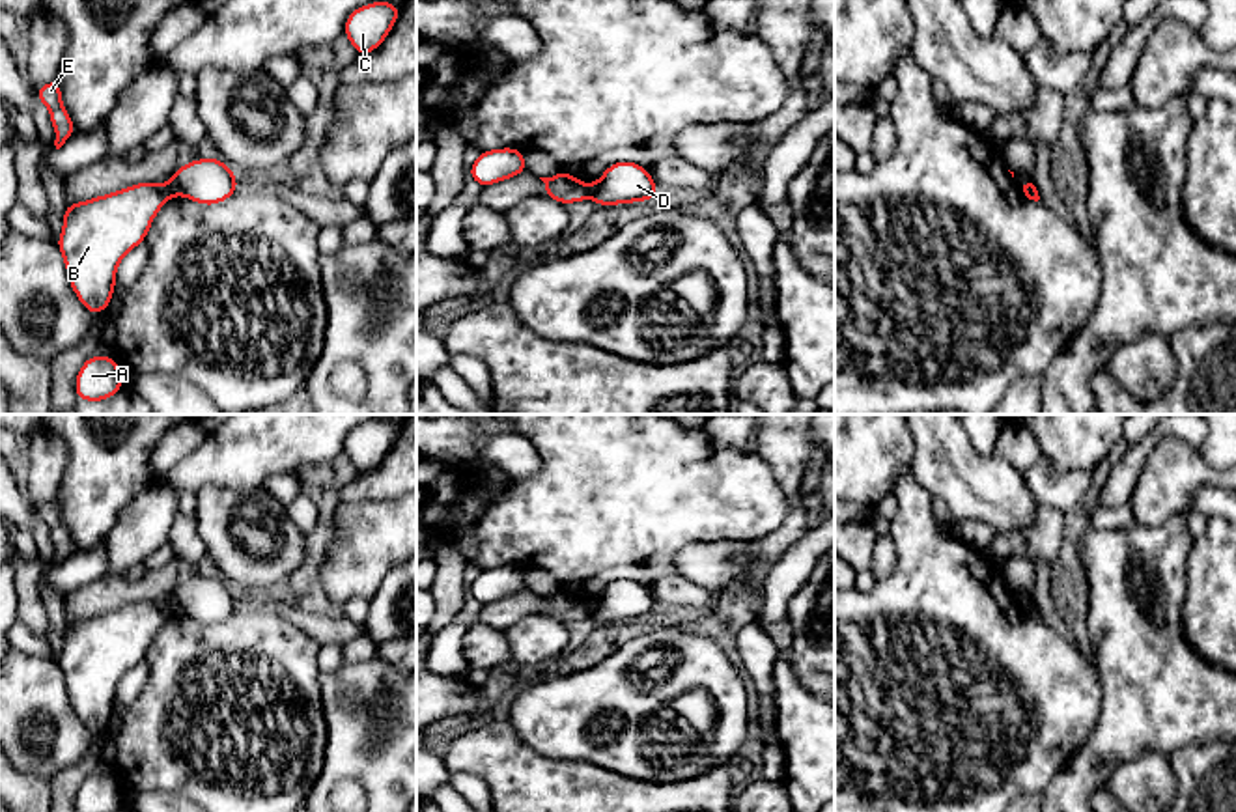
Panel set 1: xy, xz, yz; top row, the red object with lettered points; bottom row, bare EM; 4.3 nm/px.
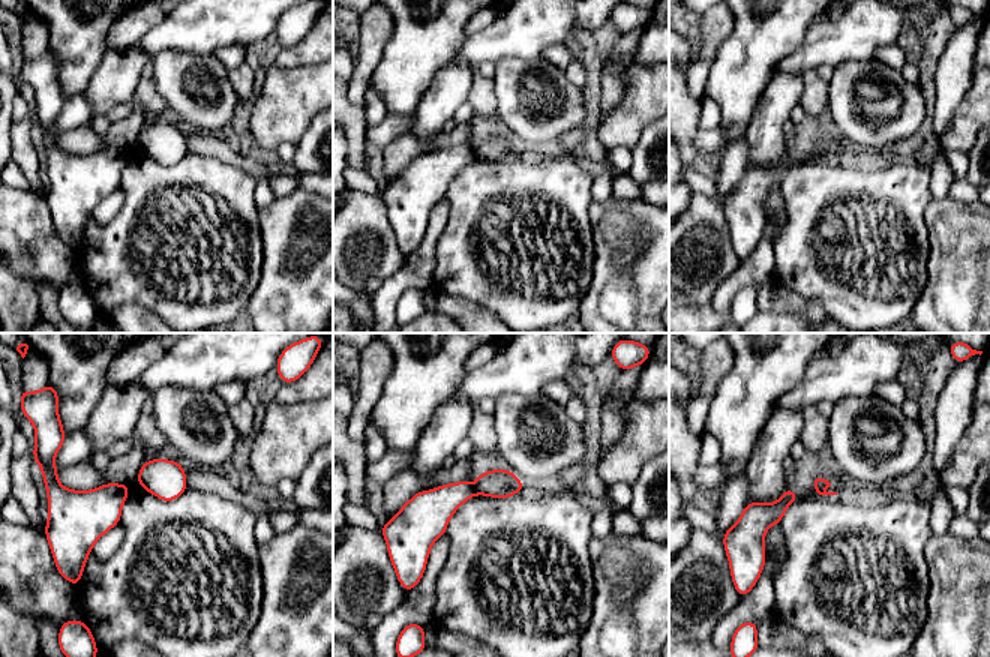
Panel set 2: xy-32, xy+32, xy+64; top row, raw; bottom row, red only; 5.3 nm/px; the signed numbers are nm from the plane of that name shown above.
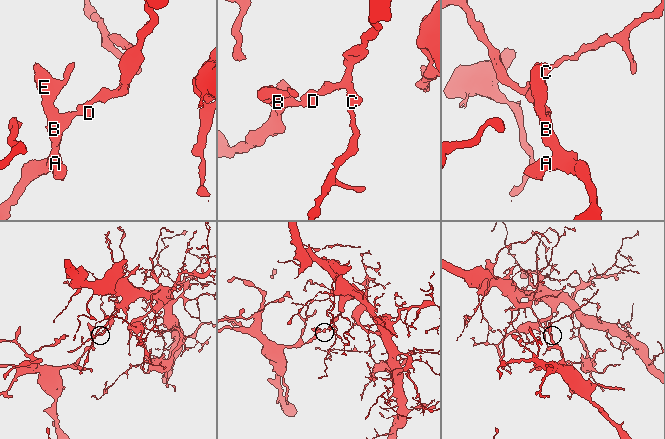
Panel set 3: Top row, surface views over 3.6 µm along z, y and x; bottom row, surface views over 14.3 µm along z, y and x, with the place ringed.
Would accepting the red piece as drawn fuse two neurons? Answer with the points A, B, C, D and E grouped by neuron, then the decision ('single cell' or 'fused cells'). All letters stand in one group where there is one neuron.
groups A B E / C D; fused cells

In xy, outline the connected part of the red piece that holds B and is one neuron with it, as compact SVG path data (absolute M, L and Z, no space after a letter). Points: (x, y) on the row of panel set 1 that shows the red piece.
M172 183L133 187L69 203L63 231L56 239L67 278L90 314L108 308L121 258L144 243L157 211L176 194Z

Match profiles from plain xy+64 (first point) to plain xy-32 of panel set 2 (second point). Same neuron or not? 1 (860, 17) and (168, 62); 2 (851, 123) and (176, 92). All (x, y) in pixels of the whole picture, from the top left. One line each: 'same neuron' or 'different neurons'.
1: different neurons
2: same neuron

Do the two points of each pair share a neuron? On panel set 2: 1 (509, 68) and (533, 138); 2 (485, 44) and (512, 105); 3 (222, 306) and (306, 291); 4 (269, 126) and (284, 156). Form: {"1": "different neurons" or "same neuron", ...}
{"1": "same neuron", "2": "different neurons", "3": "different neurons", "4": "different neurons"}

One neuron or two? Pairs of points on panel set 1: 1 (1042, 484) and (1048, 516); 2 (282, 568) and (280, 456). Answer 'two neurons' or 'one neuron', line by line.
1: two neurons
2: two neurons

